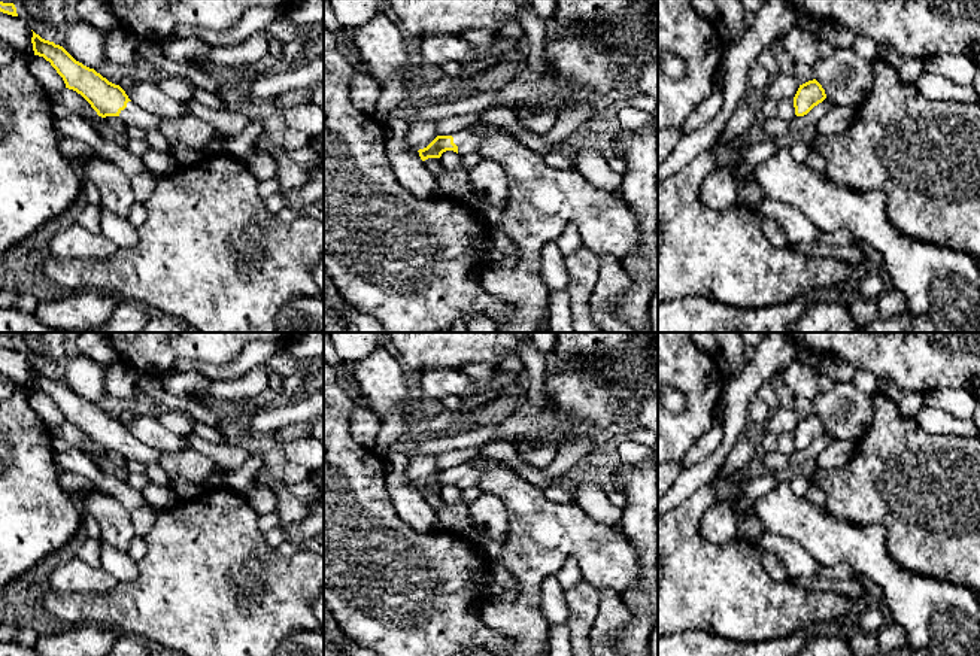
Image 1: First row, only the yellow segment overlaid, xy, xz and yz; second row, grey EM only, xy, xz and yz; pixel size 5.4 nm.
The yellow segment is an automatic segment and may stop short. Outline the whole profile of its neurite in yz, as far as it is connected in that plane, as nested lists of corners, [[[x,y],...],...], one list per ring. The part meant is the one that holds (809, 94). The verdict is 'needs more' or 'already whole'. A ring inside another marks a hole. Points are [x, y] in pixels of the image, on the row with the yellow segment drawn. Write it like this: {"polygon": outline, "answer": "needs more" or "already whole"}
{"polygon": [[[816,79],[800,85],[794,97],[795,115],[797,116],[807,115],[814,106],[822,103],[825,98],[826,98],[825,89]]], "answer": "already whole"}

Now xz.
{"polygon": [[[482,119],[477,128],[468,127],[452,136],[437,136],[427,148],[418,151],[419,157],[422,161],[425,161],[428,158],[440,158],[442,154],[446,151],[453,151],[461,157],[474,154],[477,152],[477,146],[480,142],[480,133],[486,127],[503,130]]], "answer": "needs more"}

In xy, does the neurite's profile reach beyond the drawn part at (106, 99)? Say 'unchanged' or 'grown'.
grown

